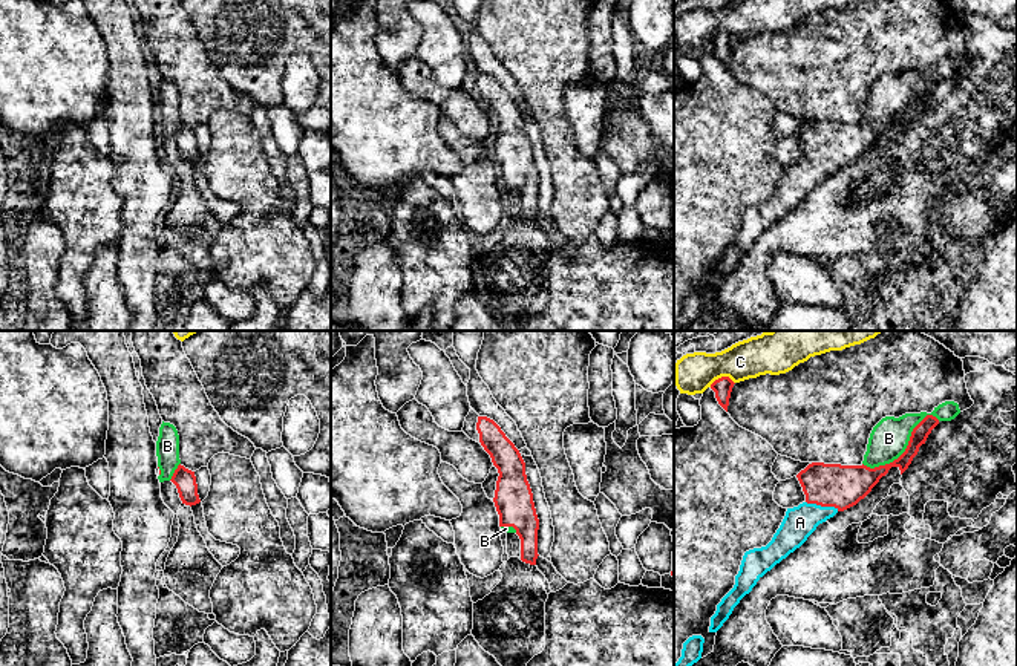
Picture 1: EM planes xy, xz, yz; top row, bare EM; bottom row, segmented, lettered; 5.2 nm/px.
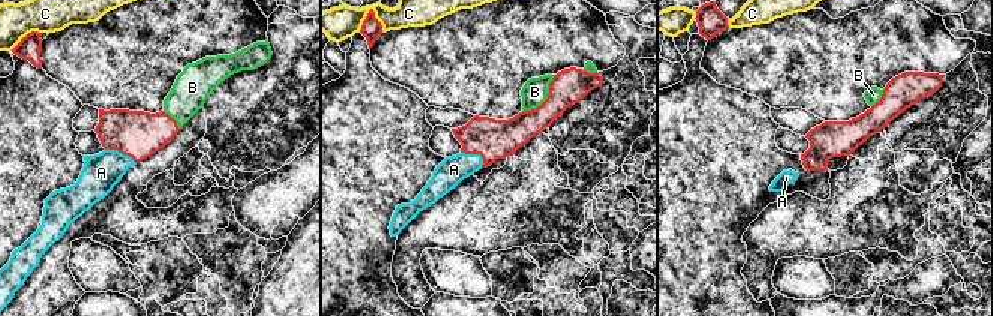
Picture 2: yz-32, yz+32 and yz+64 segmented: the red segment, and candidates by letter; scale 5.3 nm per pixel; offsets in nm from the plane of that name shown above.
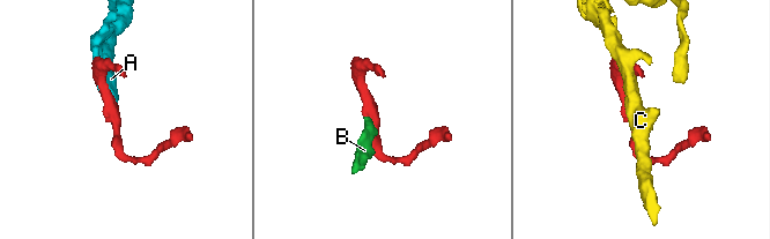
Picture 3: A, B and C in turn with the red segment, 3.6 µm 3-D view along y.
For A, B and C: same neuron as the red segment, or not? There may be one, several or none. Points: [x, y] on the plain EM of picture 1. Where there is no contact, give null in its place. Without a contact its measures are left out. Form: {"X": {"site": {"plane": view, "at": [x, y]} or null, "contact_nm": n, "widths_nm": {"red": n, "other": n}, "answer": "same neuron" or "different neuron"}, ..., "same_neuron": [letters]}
{"A": {"site": {"plane": "yz", "at": [823, 163]}, "contact_nm": 180, "widths_nm": {"red": 220, "other": 170}, "answer": "same neuron"}, "B": {"site": {"plane": "yz", "at": [907, 104]}, "contact_nm": 480, "widths_nm": {"red": 100, "other": 200}, "answer": "same neuron"}, "C": {"site": {"plane": "yz", "at": [722, 34]}, "contact_nm": 140, "widths_nm": {"red": 100, "other": 200}, "answer": "different neuron"}, "same_neuron": ["A", "B"]}

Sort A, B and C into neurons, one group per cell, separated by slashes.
A B / C

